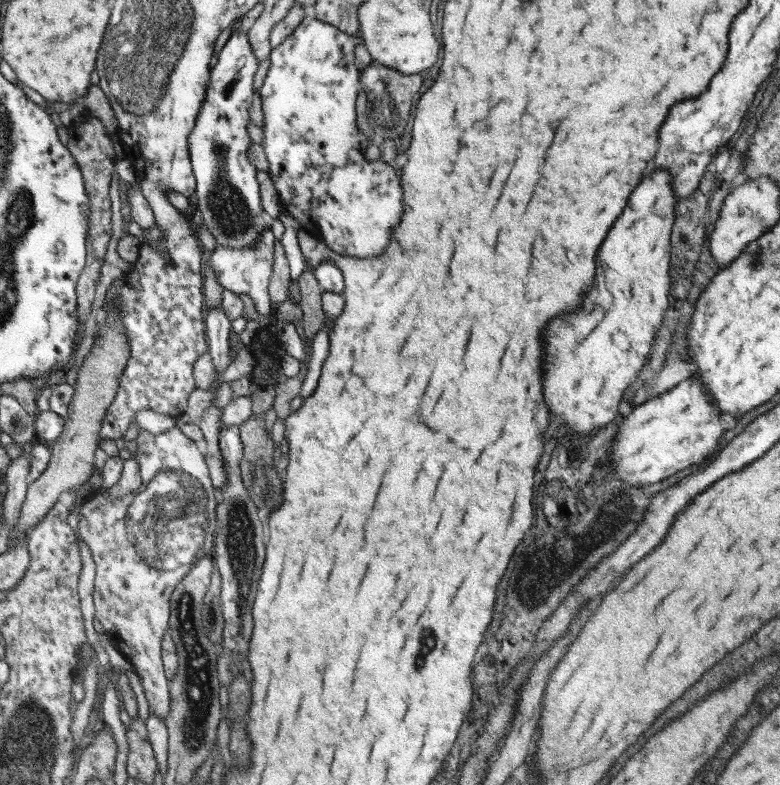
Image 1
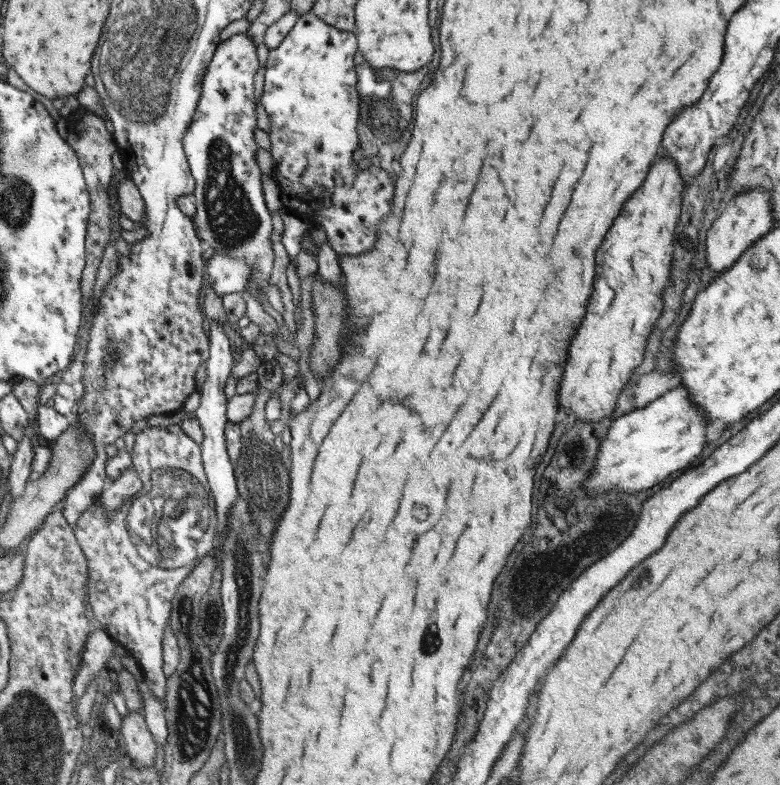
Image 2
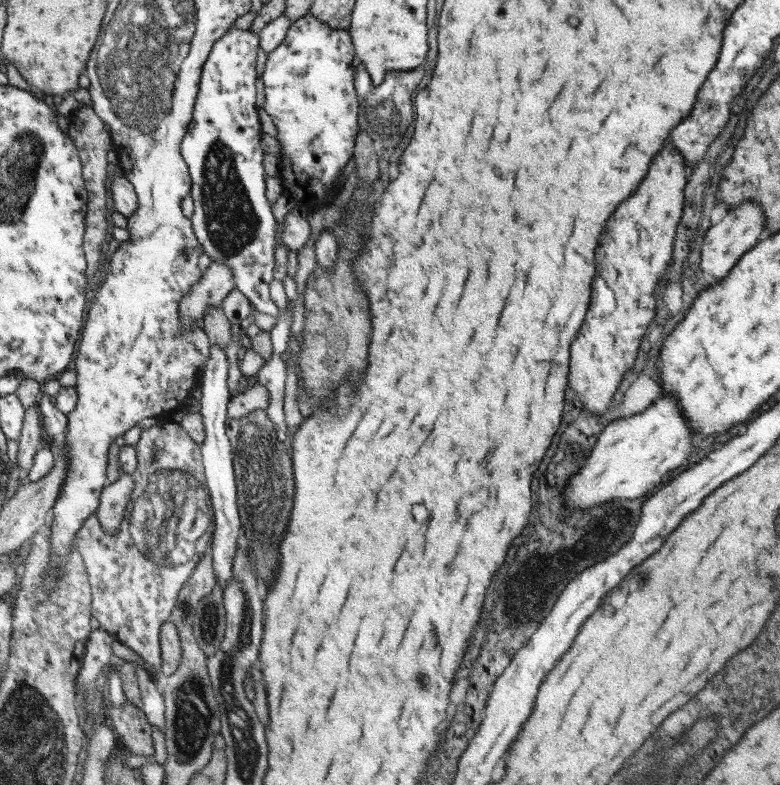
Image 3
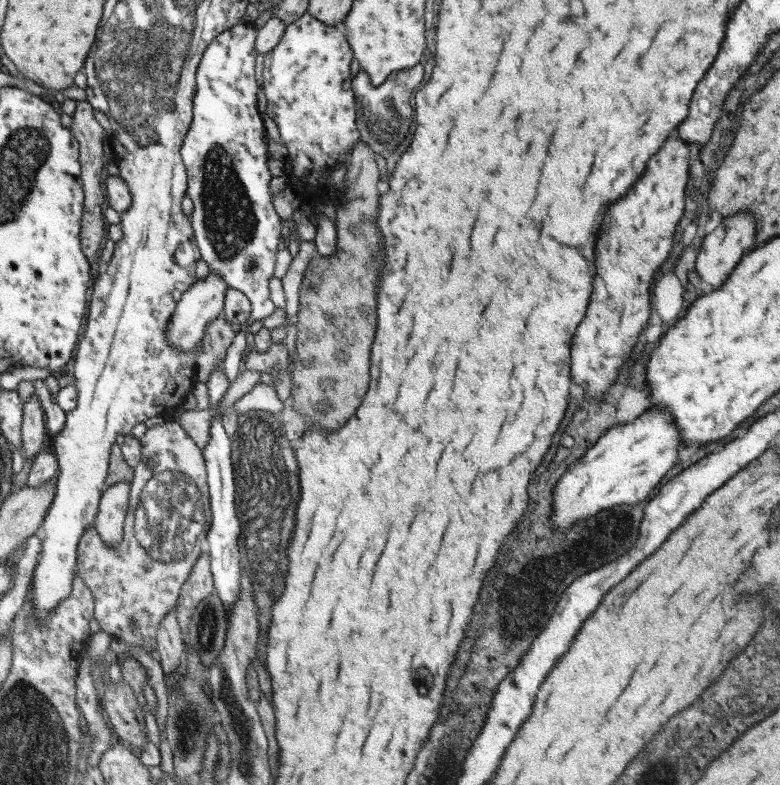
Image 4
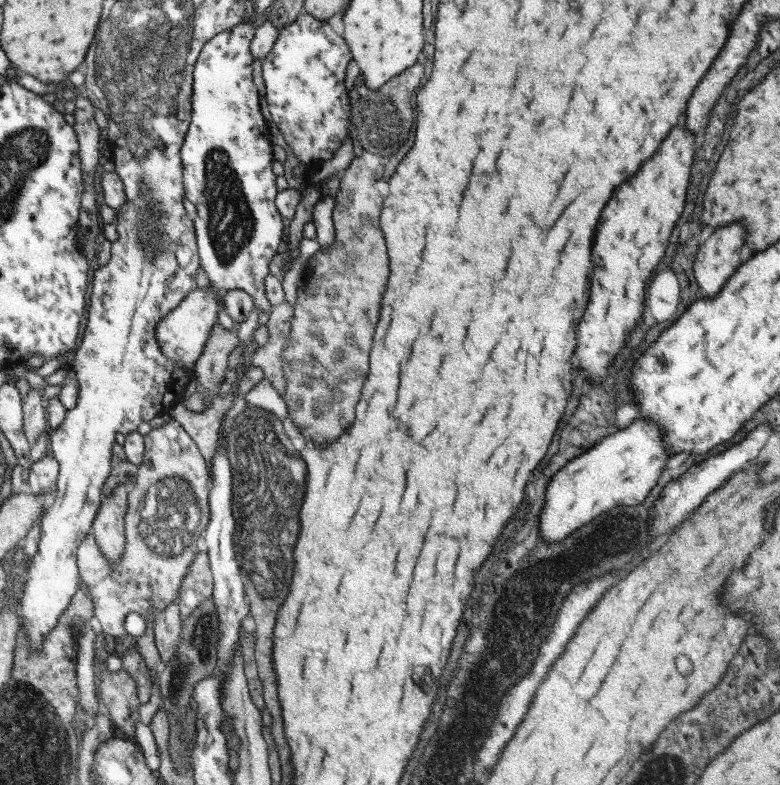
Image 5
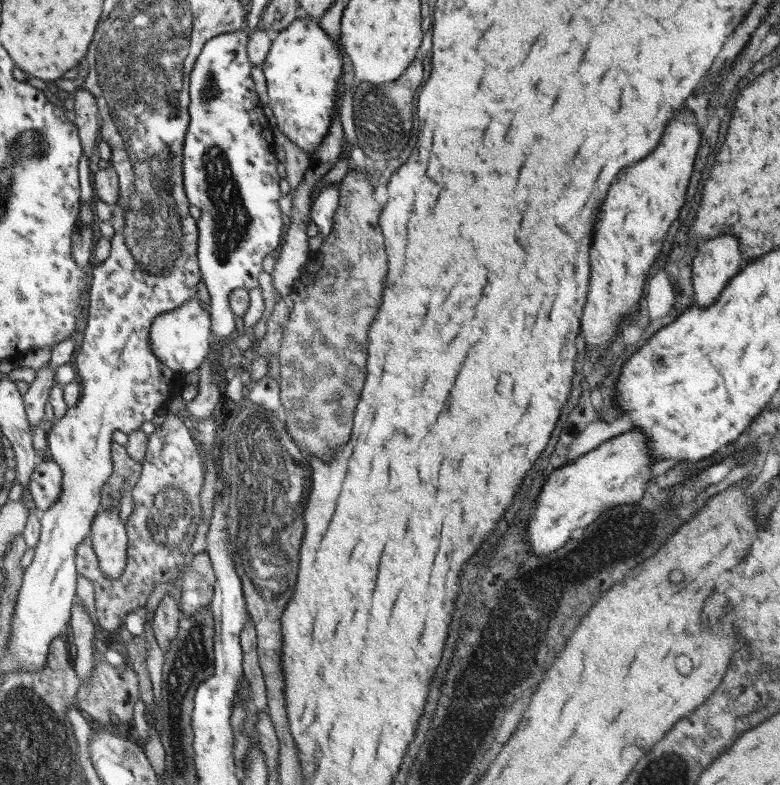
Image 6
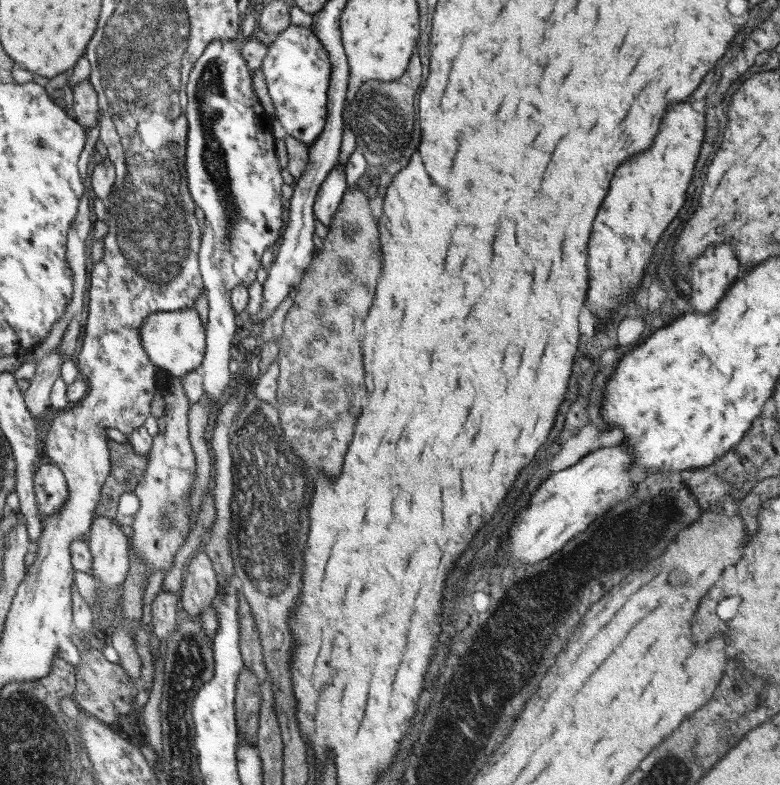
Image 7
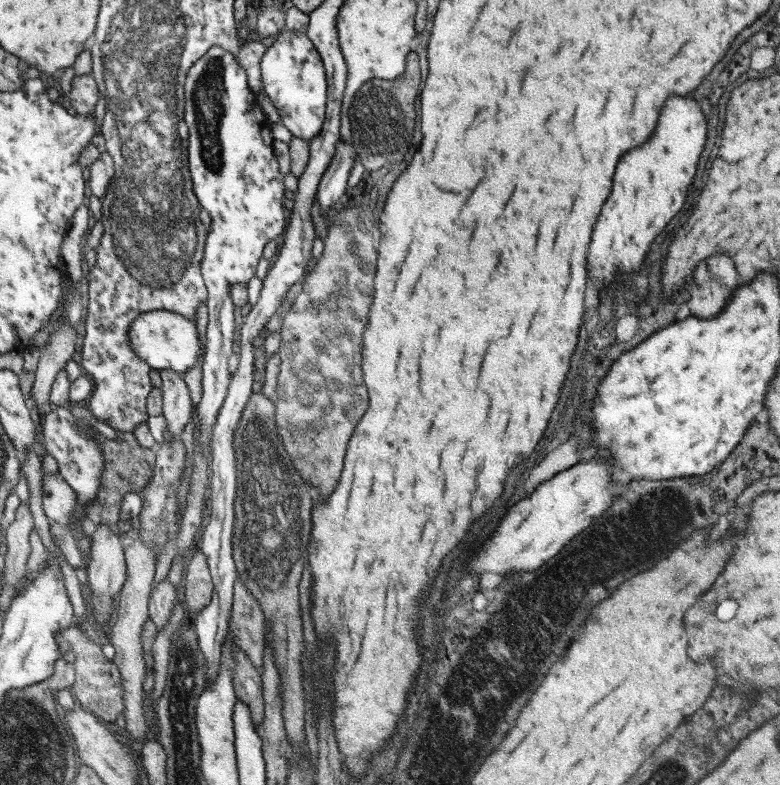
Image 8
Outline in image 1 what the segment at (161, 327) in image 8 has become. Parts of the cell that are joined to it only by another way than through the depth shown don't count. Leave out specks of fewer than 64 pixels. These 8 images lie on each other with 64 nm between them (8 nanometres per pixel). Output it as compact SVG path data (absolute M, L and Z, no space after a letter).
M269 221L269 226L262 231L262 237L260 237L258 243L254 243L254 245L250 245L250 247L246 247L246 249L244 249L244 247L242 247L242 249L234 249L234 247L218 245L214 251L211 252L209 258L209 262L212 263L212 269L214 269L214 273L216 273L216 279L218 279L218 282L222 285L222 289L230 290L238 294L249 294L250 298L254 300L256 314L258 314L258 316L269 316L273 312L270 306L269 280L270 276L272 276L272 264L274 264L274 240L278 237L279 234L270 228Z

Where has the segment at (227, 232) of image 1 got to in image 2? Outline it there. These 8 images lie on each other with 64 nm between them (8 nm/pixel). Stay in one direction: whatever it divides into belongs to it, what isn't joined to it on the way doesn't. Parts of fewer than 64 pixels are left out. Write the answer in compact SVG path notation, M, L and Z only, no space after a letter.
M246 33L235 34L224 42L219 42L204 74L202 94L198 100L194 120L184 135L182 146L186 154L192 176L195 180L194 196L196 198L196 213L193 216L194 226L200 240L212 248L214 254L232 255L238 259L246 259L252 265L252 276L248 280L246 291L258 300L262 287L264 291L270 286L270 273L274 264L274 252L271 236L274 233L272 215L264 198L262 190L262 172L256 162L255 141L256 103L254 95L254 74L260 67L257 59L256 42Z

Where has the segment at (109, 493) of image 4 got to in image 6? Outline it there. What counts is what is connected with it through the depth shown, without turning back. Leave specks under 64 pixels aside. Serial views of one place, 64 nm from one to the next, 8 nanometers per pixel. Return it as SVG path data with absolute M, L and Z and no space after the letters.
M120 502L118 508L109 508L109 510L100 510L94 517L90 534L92 537L92 548L96 553L97 564L104 575L110 579L118 579L124 569L126 569L128 536L124 521L120 519Z

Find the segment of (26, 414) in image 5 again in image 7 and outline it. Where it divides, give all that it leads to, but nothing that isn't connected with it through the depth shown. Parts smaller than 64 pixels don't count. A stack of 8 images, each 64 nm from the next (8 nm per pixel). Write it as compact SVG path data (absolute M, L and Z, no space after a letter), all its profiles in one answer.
M59 346L37 362L34 367L35 376L30 380L29 388L23 393L23 398L31 416L36 419L43 417L50 406L51 391L55 381L60 377L63 364Z

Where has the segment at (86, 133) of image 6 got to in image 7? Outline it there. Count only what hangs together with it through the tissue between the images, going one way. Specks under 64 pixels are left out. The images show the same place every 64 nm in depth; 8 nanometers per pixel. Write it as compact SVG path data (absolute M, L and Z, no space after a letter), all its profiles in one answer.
M85 79L73 87L73 107L75 120L82 124L84 130L92 130L96 126L99 104L93 83Z

